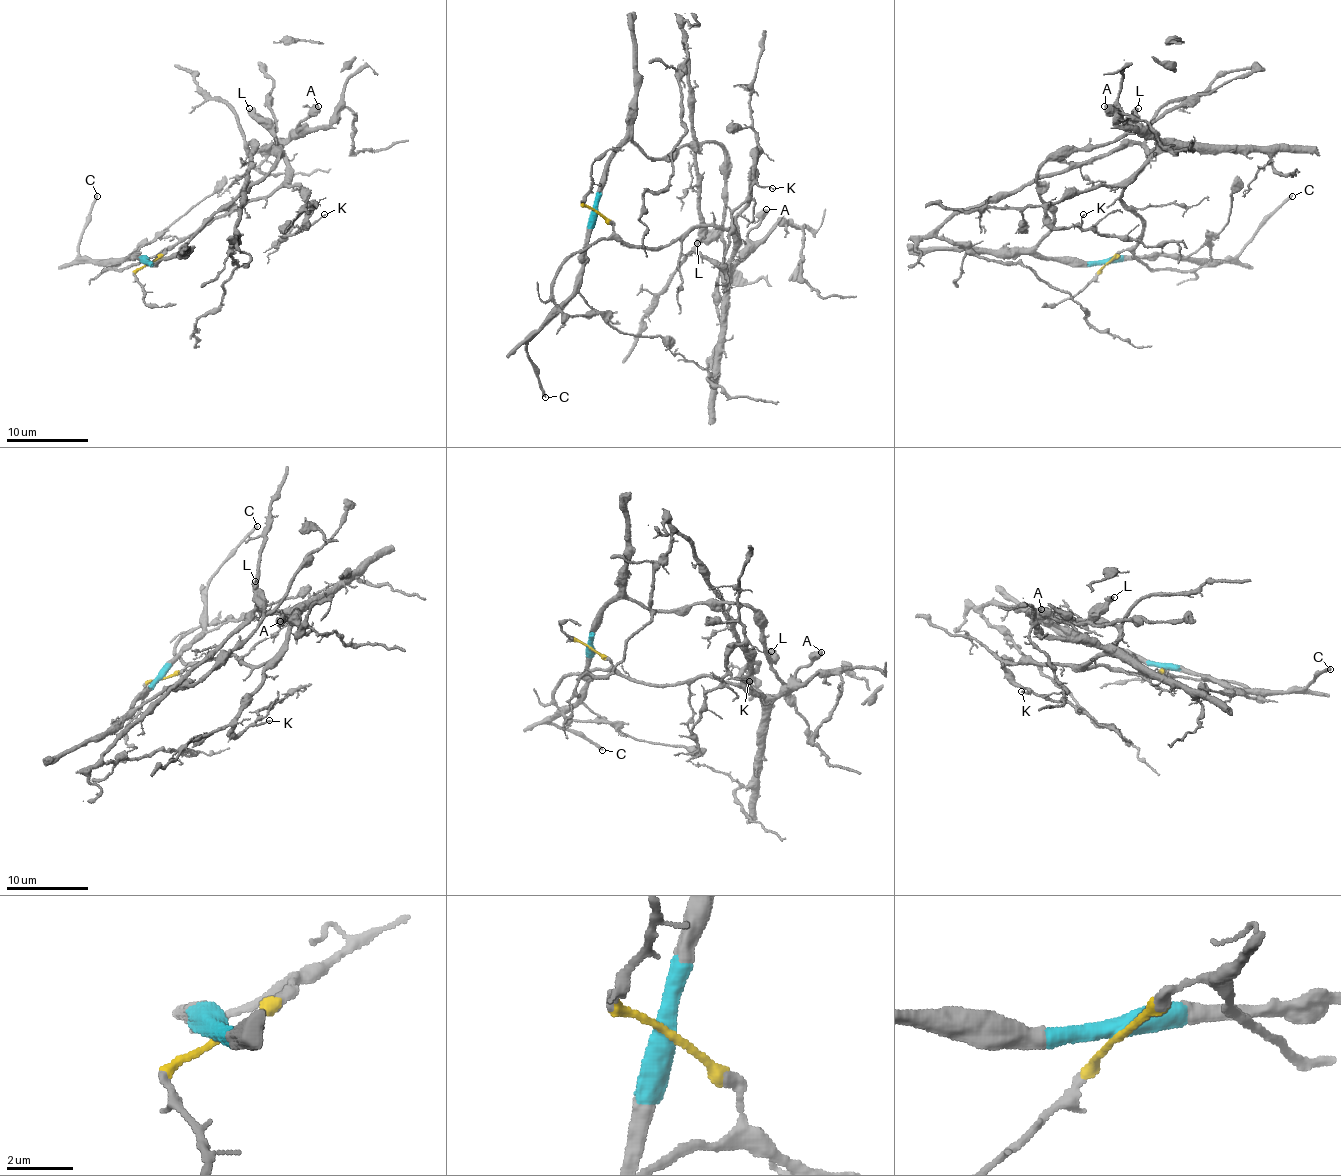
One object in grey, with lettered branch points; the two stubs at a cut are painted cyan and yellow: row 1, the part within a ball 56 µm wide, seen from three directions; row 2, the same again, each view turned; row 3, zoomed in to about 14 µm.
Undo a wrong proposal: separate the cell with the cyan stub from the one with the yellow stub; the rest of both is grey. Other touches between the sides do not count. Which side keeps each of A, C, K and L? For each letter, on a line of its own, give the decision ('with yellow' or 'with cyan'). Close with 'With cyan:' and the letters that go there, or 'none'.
A: with yellow
C: with cyan
K: with yellow
L: with cyan
With cyan: C, L

